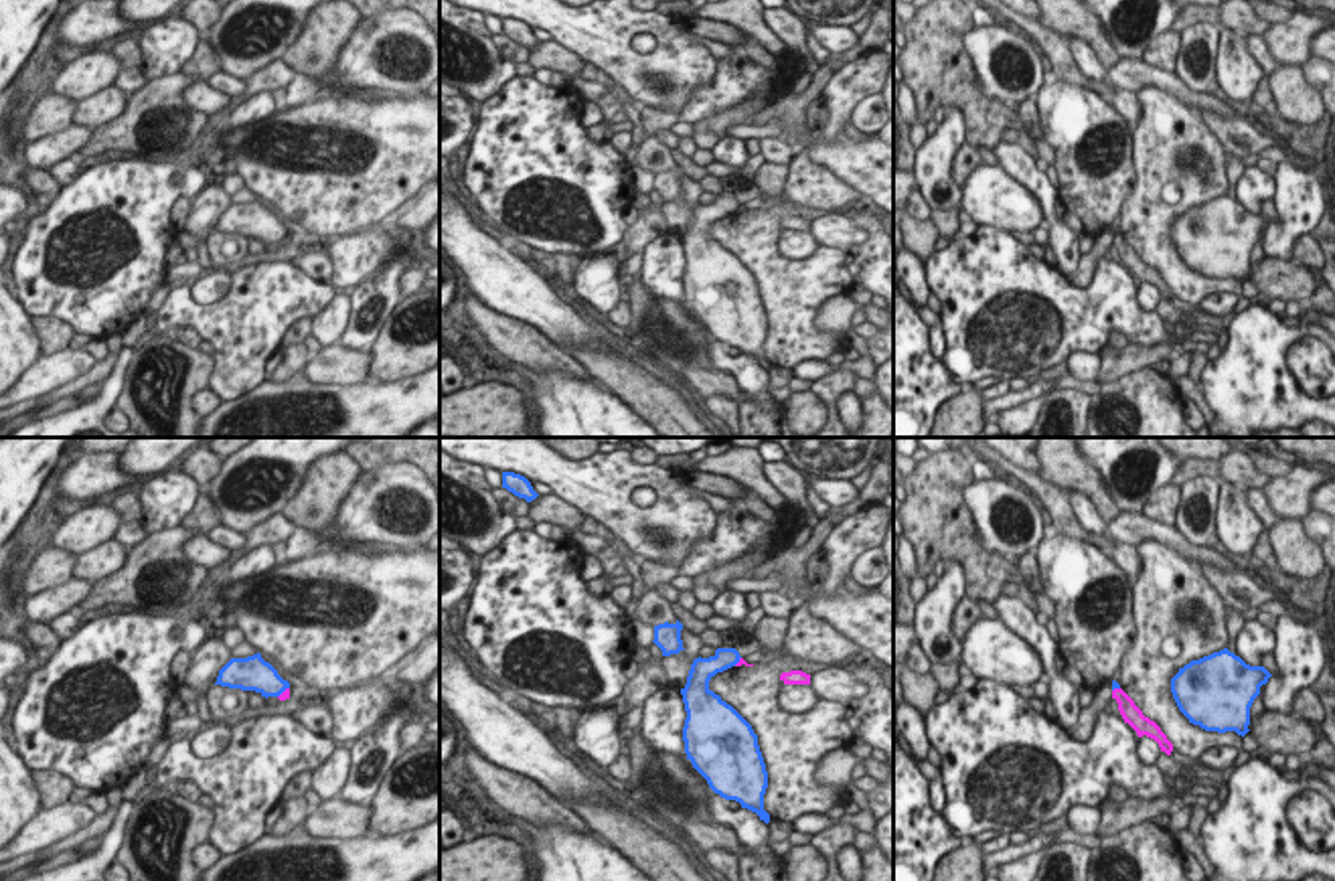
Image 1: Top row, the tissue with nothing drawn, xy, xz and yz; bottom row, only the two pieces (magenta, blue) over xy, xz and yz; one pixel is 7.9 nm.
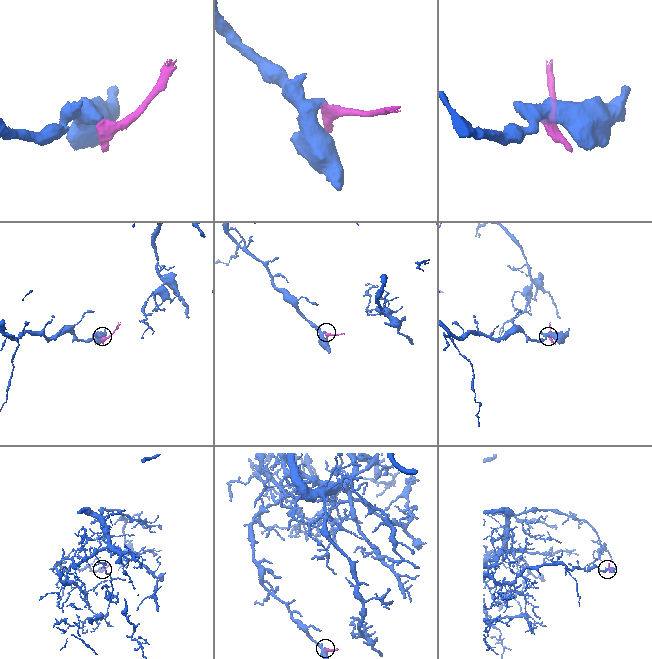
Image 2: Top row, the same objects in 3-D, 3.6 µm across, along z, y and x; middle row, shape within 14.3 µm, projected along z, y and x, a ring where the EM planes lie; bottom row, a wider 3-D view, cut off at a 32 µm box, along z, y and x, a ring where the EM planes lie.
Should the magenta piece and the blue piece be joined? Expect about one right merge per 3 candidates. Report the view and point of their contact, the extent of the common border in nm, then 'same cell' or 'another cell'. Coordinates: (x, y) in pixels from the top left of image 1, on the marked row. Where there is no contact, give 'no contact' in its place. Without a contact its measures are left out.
contact xy (282, 693); length 130 nm; another cell

